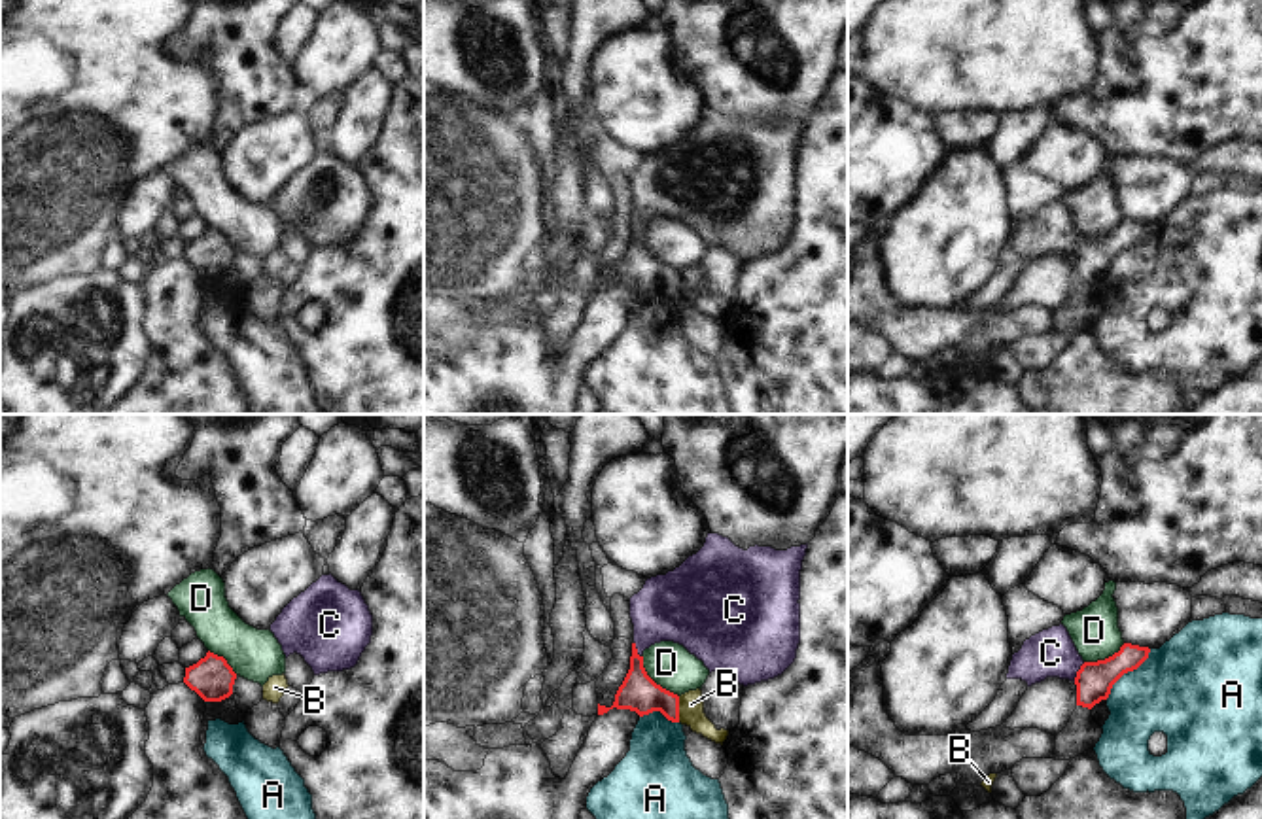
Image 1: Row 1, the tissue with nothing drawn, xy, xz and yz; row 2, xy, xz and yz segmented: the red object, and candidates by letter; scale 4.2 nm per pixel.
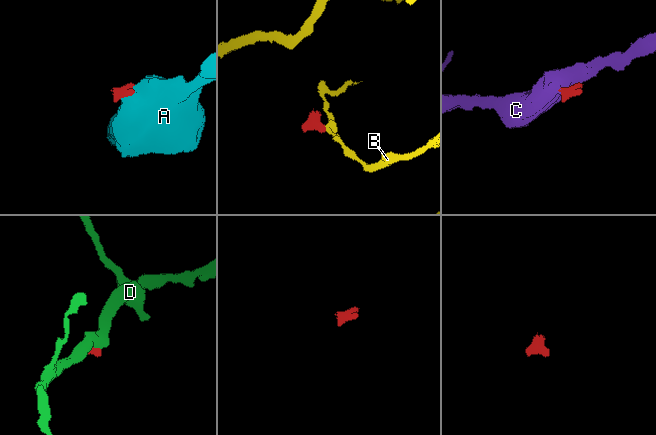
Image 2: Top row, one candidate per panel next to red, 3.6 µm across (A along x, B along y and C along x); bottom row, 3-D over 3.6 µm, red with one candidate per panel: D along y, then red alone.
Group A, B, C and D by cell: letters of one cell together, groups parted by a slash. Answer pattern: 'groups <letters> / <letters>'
groups A / B / C / D

